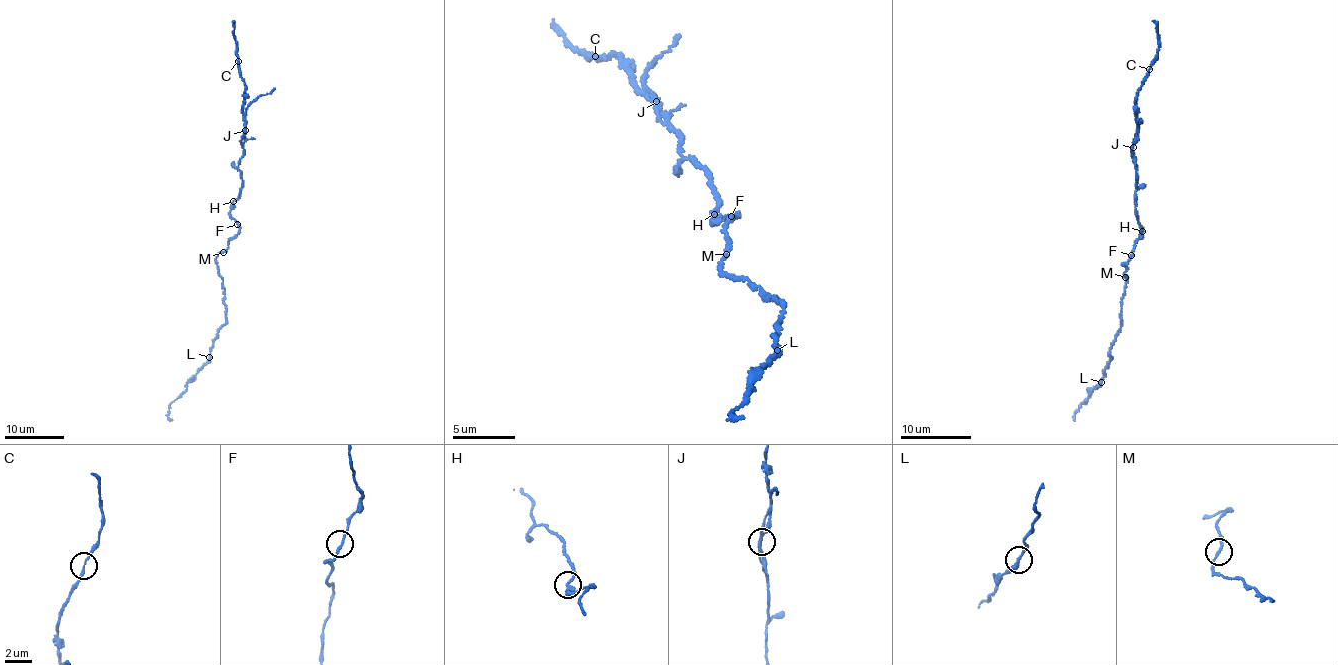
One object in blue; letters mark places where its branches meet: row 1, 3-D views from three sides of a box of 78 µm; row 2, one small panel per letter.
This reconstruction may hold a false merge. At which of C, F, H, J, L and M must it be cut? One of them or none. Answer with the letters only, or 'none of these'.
J

